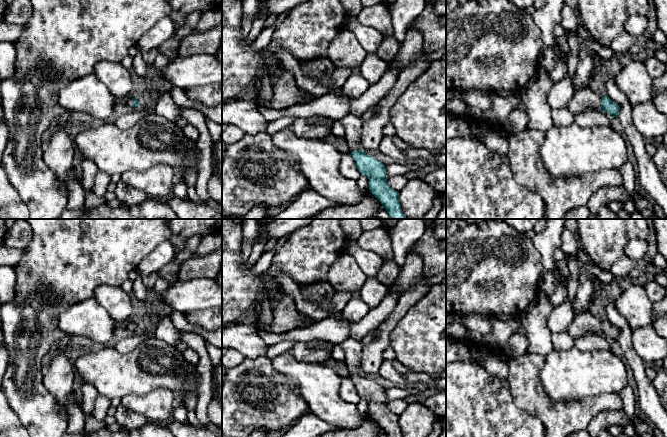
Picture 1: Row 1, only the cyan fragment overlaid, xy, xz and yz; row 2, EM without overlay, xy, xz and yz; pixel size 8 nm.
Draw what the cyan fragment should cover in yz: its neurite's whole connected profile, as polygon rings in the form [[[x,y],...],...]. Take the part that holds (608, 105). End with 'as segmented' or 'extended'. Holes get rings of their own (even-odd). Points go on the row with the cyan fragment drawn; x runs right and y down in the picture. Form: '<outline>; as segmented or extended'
[[[591,90],[574,93],[567,104],[567,108],[573,115],[587,109],[602,109],[616,118],[618,118],[620,110],[619,105],[608,96],[601,97]]]; extended

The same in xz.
[[[348,114],[339,122],[345,128],[345,140],[351,148],[351,156],[361,175],[369,179],[370,192],[381,202],[391,219],[407,219],[399,202],[399,192],[387,183],[386,166],[361,149],[361,129],[363,122],[359,116]]]; extended

